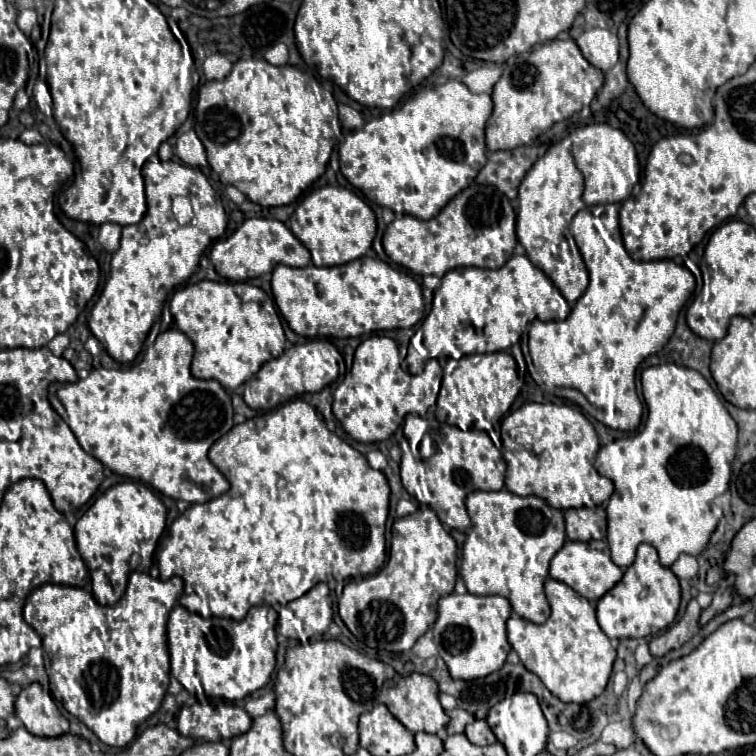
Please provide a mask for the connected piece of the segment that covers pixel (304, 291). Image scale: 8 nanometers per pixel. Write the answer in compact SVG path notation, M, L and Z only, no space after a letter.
M359 258L343 266L275 266L271 280L275 304L289 326L307 338L353 338L379 330L413 328L423 320L425 304L421 286L383 260Z

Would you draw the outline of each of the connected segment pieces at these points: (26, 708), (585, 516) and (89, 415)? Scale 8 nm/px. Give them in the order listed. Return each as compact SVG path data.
M37 682L21 690L15 700L15 712L23 726L31 730L31 734L59 736L69 732L69 722L63 718L53 698Z
M577 508L565 512L567 536L569 540L601 540L605 538L605 516L603 510L595 508Z
M167 330L167 332L161 332L155 340L155 344L151 348L145 350L141 362L135 362L133 366L129 366L127 370L107 370L107 368L95 368L89 372L87 378L75 382L75 384L61 384L61 388L57 390L57 396L61 400L61 404L65 406L65 422L69 424L69 428L73 430L73 434L77 436L81 448L85 452L89 452L91 456L95 456L101 464L105 464L107 468L111 468L113 472L117 474L123 474L123 476L129 476L129 478L135 478L135 480L141 480L145 484L149 484L151 488L159 490L161 494L165 496L171 496L175 500L185 500L185 502L209 502L211 498L217 498L219 494L225 494L229 490L229 482L223 478L223 474L219 474L219 470L211 464L207 452L211 448L211 444L221 438L223 434L227 434L231 428L233 428L233 406L231 406L231 396L229 392L215 380L199 380L191 374L191 362L194 354L194 346L181 332L181 330Z

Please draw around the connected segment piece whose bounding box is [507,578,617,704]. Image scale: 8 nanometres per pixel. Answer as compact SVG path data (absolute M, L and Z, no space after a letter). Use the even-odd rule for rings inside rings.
M553 578L545 582L545 594L551 604L549 620L545 624L533 624L511 616L507 620L509 644L519 654L523 666L537 674L547 690L551 690L551 694L555 694L561 702L591 702L591 698L603 694L613 672L617 652L599 628L595 608L587 598Z

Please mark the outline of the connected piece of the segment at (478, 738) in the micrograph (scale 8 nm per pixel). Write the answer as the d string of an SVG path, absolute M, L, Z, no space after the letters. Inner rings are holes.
M475 720L473 724L467 724L465 736L469 738L471 744L477 744L477 746L487 746L487 744L493 744L497 740L485 720Z

